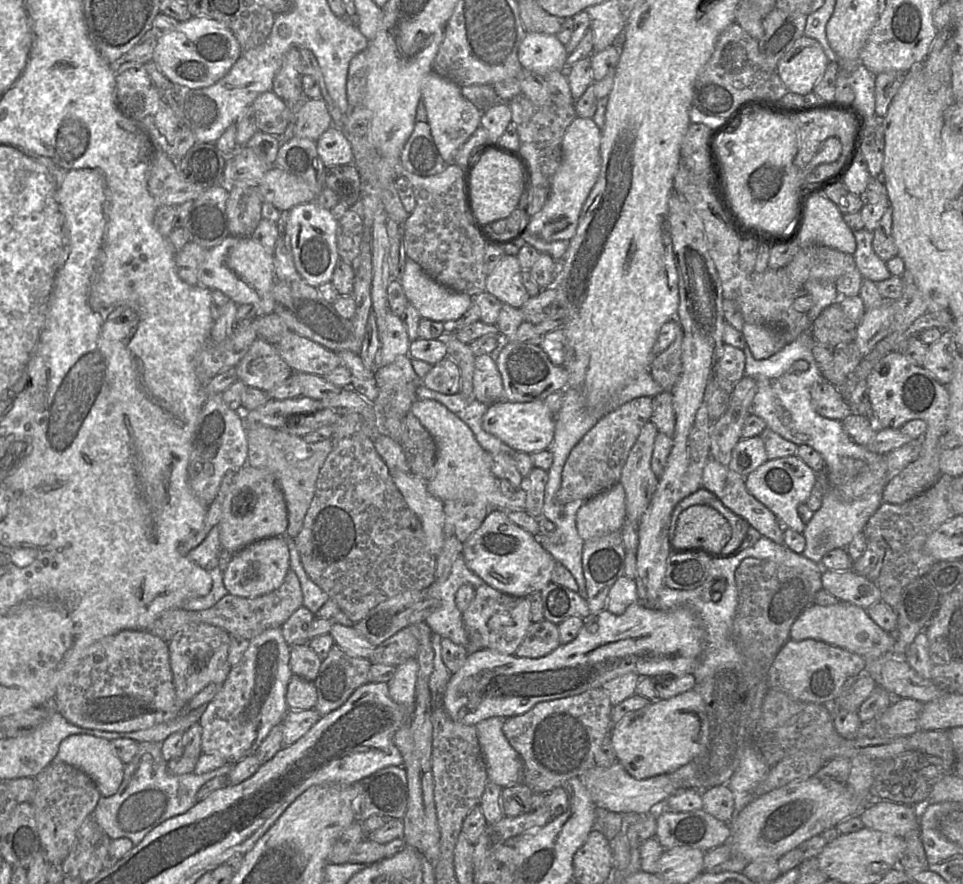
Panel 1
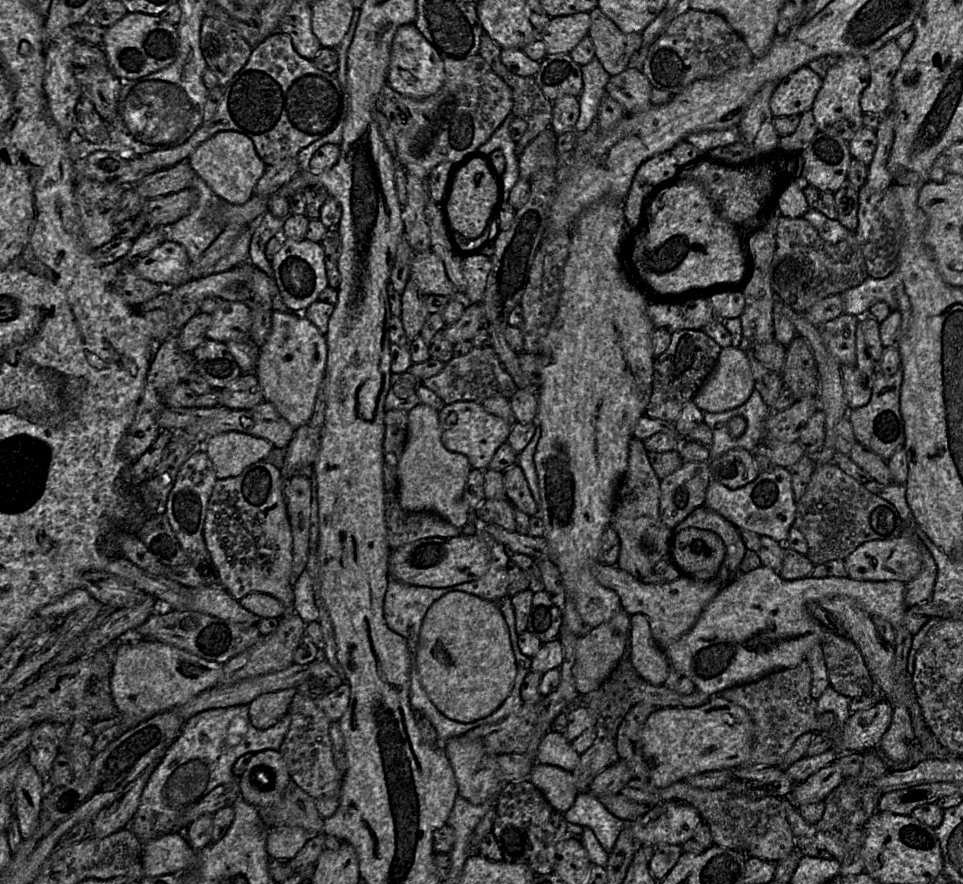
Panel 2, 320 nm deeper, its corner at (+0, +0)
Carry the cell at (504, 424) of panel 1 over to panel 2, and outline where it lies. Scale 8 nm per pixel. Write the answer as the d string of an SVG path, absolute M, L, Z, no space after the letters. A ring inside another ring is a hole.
M458 401L438 411L441 441L452 452L465 455L473 469L488 468L496 450L507 441L512 427L502 418L487 412L482 404L474 401Z

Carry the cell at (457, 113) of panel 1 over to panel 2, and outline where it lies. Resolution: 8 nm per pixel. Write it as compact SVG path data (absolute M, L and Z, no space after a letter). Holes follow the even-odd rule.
M414 23L401 25L395 33L390 50L387 84L404 96L423 99L438 92L444 81L444 61L440 54Z

